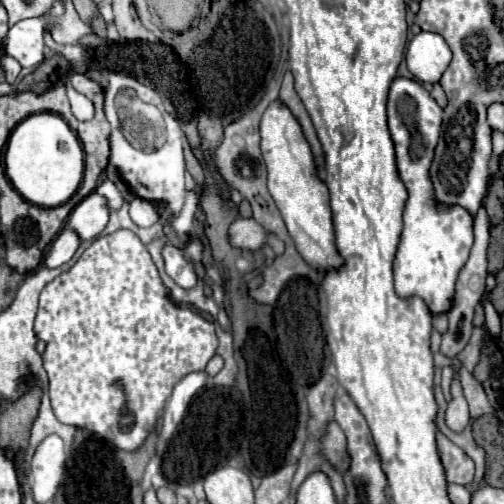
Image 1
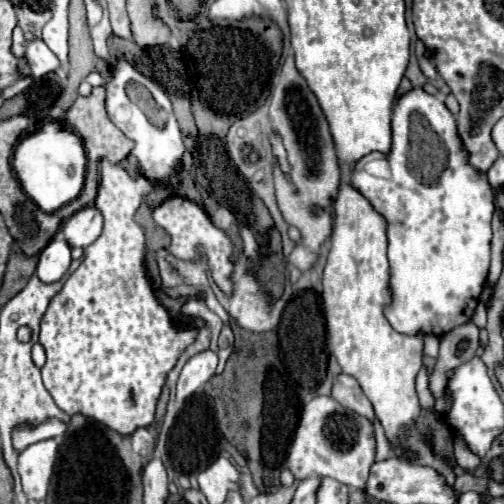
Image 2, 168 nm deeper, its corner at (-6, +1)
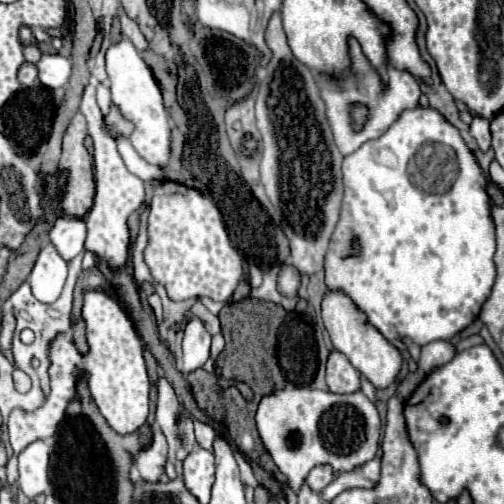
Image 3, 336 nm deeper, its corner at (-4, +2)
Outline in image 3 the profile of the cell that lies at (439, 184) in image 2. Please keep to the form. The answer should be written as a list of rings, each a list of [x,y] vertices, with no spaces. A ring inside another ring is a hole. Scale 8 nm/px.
[[[416,106],[410,110],[404,110],[398,120],[376,140],[362,144],[354,154],[344,158],[342,164],[342,172],[344,172],[344,200],[342,200],[342,214],[340,214],[340,222],[336,226],[336,232],[332,234],[330,240],[330,248],[326,254],[326,286],[330,290],[340,288],[344,290],[360,310],[366,312],[368,322],[372,326],[376,326],[390,342],[400,342],[404,338],[410,338],[414,344],[424,346],[436,340],[452,340],[458,332],[462,332],[466,326],[470,326],[476,316],[480,314],[480,308],[484,304],[484,300],[490,296],[494,278],[496,278],[496,270],[494,270],[494,262],[492,256],[496,252],[496,228],[494,228],[494,218],[492,218],[492,198],[486,192],[488,186],[488,178],[486,172],[480,168],[476,154],[472,152],[472,146],[462,138],[460,130],[456,126],[452,126],[438,110],[430,108],[430,106]],[[352,236],[358,236],[360,242],[360,250],[356,252],[352,248]]]

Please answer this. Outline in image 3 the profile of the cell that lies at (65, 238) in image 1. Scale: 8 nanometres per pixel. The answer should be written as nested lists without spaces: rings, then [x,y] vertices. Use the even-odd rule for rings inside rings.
[[[48,242],[40,250],[40,256],[28,276],[32,294],[44,304],[54,302],[58,298],[58,294],[62,292],[62,286],[66,280],[66,268],[68,268],[68,262]]]

